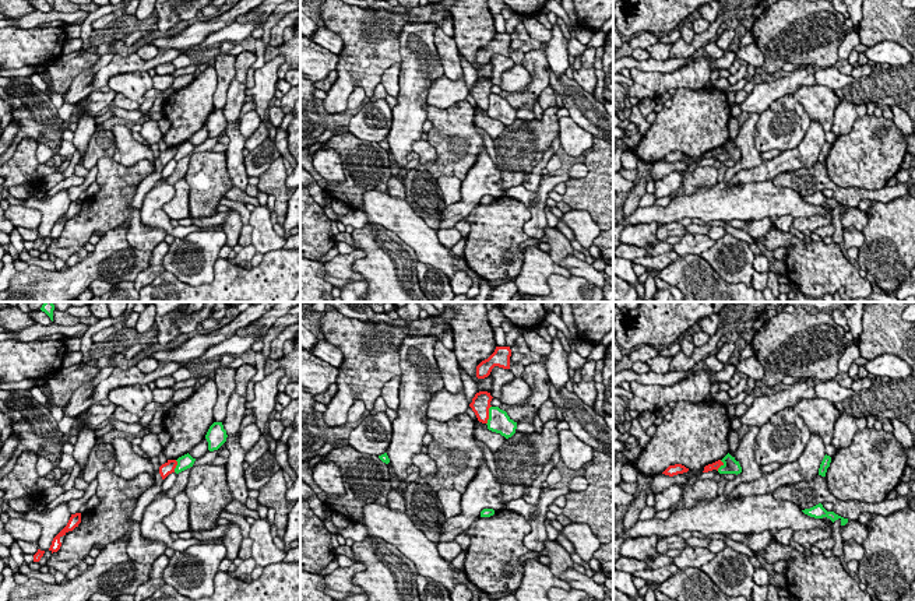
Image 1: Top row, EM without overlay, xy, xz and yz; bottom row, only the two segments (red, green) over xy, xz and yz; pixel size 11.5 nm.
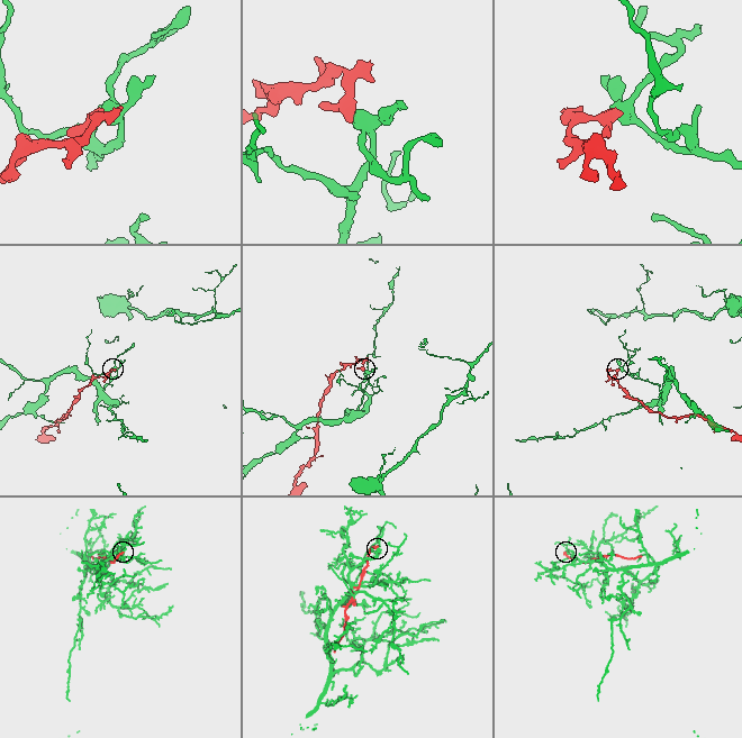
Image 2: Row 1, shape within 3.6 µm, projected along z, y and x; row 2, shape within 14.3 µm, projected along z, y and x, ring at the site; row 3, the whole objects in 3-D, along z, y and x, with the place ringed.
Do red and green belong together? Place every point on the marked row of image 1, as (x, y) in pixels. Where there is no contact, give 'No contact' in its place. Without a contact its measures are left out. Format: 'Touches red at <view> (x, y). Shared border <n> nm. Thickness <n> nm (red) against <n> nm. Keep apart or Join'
Touches red at xz (488, 415). Shared border 220 nm. Thickness 220 nm (red) against 240 nm. Keep apart

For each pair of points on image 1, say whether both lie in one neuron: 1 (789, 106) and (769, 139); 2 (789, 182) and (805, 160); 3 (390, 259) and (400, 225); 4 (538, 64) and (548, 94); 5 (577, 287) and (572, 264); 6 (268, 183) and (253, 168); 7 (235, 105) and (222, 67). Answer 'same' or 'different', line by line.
1: same
2: different
3: different
4: different
5: different
6: different
7: different

